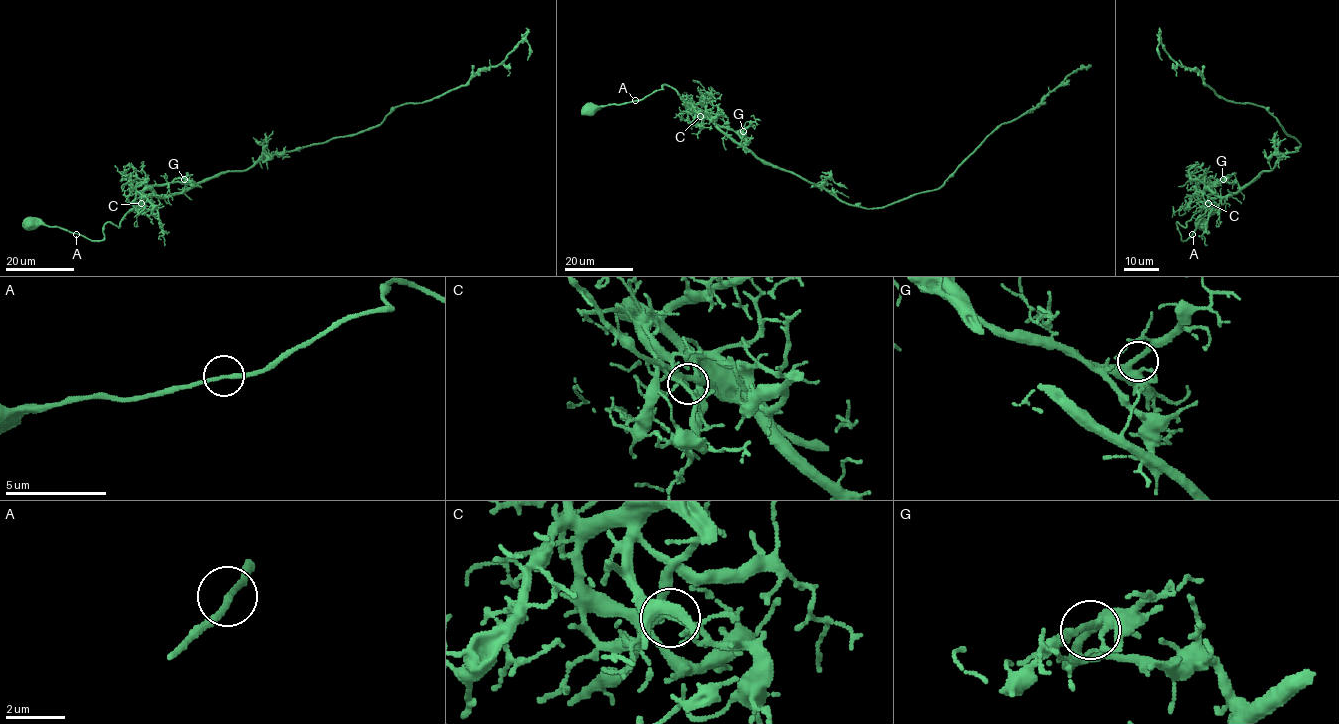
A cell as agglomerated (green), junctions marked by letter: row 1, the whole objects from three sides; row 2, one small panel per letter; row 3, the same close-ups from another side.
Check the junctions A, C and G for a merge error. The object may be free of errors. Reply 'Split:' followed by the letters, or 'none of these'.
Split: none of these

